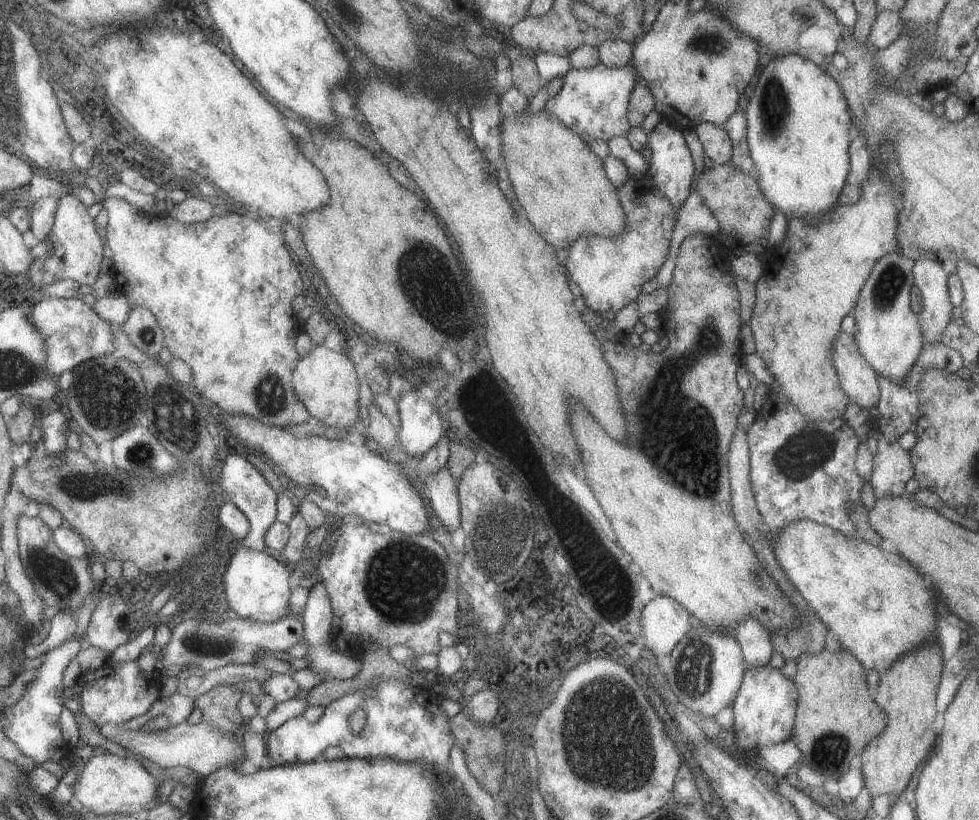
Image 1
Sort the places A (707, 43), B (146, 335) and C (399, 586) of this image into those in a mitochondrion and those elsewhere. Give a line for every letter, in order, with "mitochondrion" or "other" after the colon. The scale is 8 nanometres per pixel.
A: mitochondrion
B: other
C: mitochondrion

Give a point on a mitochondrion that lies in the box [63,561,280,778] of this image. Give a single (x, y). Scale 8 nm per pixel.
(205, 646)

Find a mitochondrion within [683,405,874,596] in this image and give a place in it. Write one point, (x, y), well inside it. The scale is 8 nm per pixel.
(799, 456)

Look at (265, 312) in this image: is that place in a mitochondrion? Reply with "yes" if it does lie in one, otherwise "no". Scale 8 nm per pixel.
no

